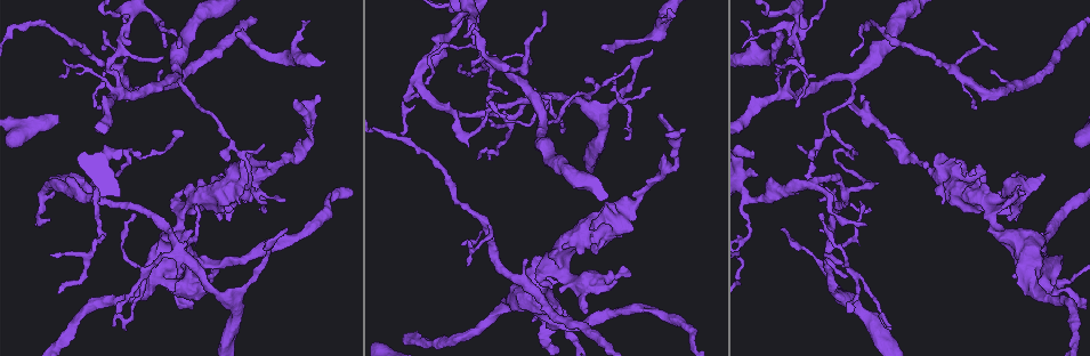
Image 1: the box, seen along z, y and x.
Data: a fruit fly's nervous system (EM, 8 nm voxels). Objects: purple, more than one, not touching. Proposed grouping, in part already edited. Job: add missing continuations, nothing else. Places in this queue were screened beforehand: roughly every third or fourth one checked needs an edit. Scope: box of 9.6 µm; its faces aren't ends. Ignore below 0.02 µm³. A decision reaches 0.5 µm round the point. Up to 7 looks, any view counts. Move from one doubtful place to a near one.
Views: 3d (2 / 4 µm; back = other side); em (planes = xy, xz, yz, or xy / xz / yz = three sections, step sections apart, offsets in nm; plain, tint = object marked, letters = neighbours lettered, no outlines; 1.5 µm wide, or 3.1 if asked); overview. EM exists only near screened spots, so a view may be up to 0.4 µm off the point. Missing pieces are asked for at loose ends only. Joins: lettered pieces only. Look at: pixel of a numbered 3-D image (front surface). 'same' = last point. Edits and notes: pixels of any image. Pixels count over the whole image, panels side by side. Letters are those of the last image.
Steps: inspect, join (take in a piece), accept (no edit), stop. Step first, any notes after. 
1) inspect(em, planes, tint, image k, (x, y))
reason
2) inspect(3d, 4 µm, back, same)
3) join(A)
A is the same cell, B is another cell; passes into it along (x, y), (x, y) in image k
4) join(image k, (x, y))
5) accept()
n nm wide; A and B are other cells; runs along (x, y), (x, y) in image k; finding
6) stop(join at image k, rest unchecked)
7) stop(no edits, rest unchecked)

inspect(em, planes, letters, image 1, (106, 31))
thin end

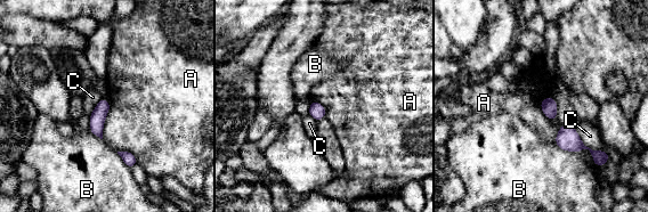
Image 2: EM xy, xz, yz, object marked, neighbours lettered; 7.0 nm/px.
accept()
A, B and C are other cells; border along (573, 124), (586, 146), (601, 151) in image 2; none of them fits

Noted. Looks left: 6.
inspect(em, yz, step 4, tint, image 1, (778, 36))
thin end

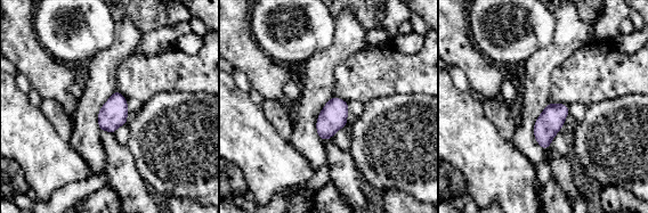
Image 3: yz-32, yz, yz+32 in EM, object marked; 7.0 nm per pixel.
inspect(em, planes, letters, same)
another direction

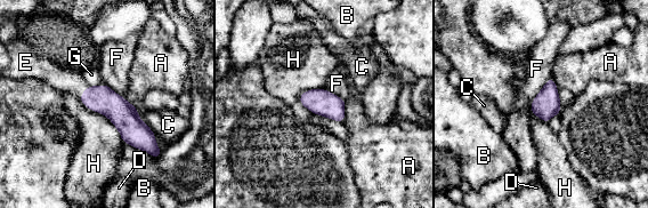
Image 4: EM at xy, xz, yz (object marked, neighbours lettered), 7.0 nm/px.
join(E)
E is the same cell, A, B, C, D, F, G and H are other cells; passes into it along (100, 98), (83, 92), (71, 81) in image 4; the neuron continues

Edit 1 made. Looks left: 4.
inspect(overview)

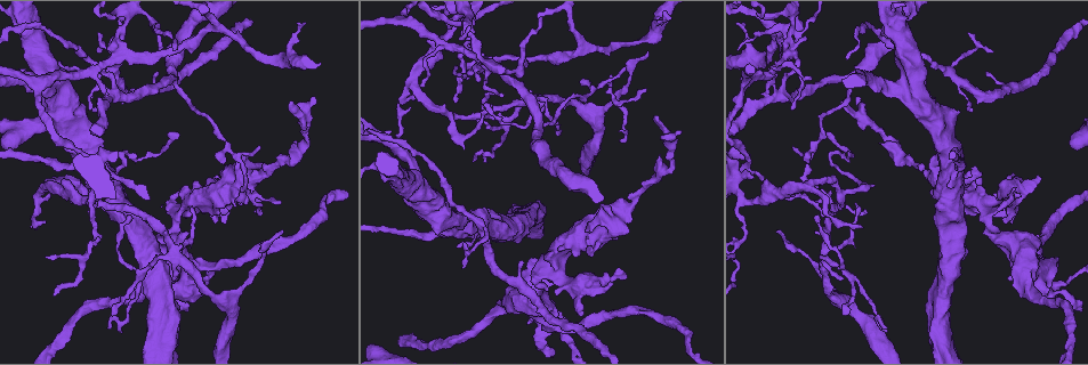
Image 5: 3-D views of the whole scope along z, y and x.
inspect(3d, 4 µm, image 5, (776, 232))
free end

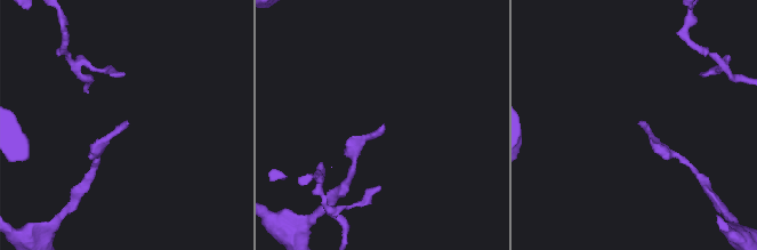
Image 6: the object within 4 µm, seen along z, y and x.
inspect(em, planes, plain, image 6, (383, 126))

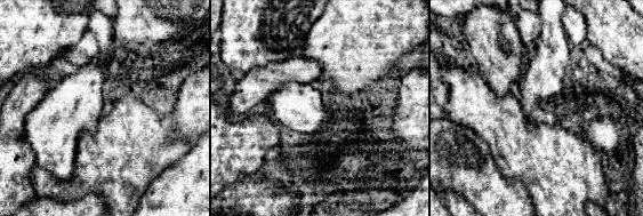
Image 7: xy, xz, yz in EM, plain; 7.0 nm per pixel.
inspect(em, planes, letters, same)

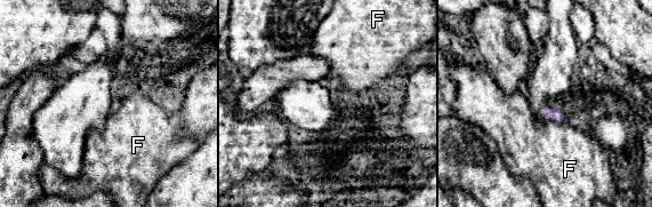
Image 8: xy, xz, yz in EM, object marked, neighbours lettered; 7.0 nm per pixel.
accept()
F is another cell; none of them fits

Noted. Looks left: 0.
stop(join at image 4, rest unchecked)

